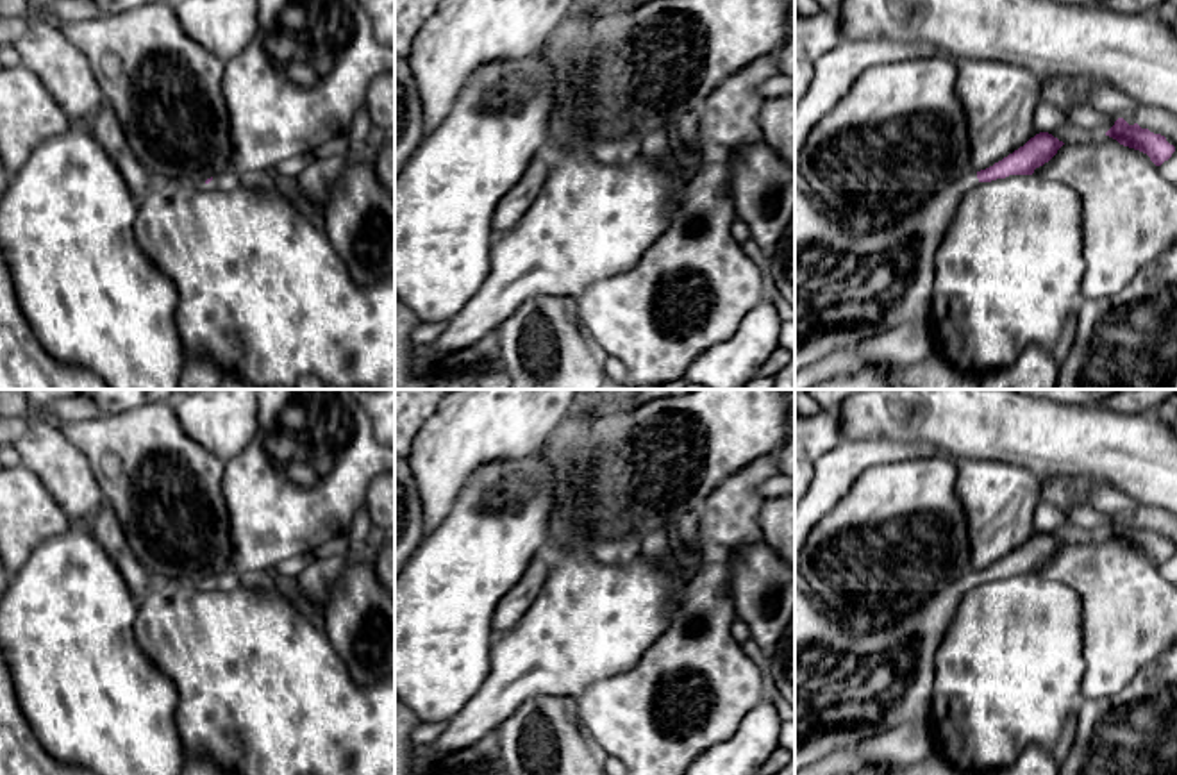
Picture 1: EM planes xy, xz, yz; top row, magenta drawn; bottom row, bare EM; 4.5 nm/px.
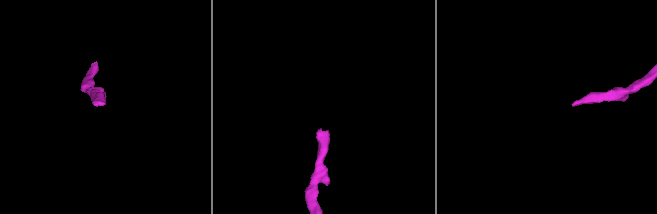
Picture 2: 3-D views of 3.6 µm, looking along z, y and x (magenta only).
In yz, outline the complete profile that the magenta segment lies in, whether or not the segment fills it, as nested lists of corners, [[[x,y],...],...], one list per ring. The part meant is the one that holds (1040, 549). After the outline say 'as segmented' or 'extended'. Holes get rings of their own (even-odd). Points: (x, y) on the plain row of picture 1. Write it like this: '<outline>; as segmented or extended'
[[[1039,532],[993,566],[972,570],[881,634],[845,627],[814,596],[795,589],[795,775],[836,752],[882,748],[907,730],[922,729],[931,716],[936,650],[963,595],[979,582],[1032,575],[1063,545]]]; extended

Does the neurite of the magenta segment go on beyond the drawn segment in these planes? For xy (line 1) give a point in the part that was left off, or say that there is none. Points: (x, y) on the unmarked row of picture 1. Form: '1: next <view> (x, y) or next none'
1: next xy (224, 581)

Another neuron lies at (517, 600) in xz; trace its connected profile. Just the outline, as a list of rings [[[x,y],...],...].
[[[538,555],[530,561],[523,577],[502,596],[495,609],[491,618],[495,634],[511,630],[522,620],[541,593],[548,571],[550,566],[547,555]]]

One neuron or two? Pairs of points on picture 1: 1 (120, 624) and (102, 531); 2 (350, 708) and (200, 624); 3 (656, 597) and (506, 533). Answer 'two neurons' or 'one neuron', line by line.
1: two neurons
2: one neuron
3: two neurons

